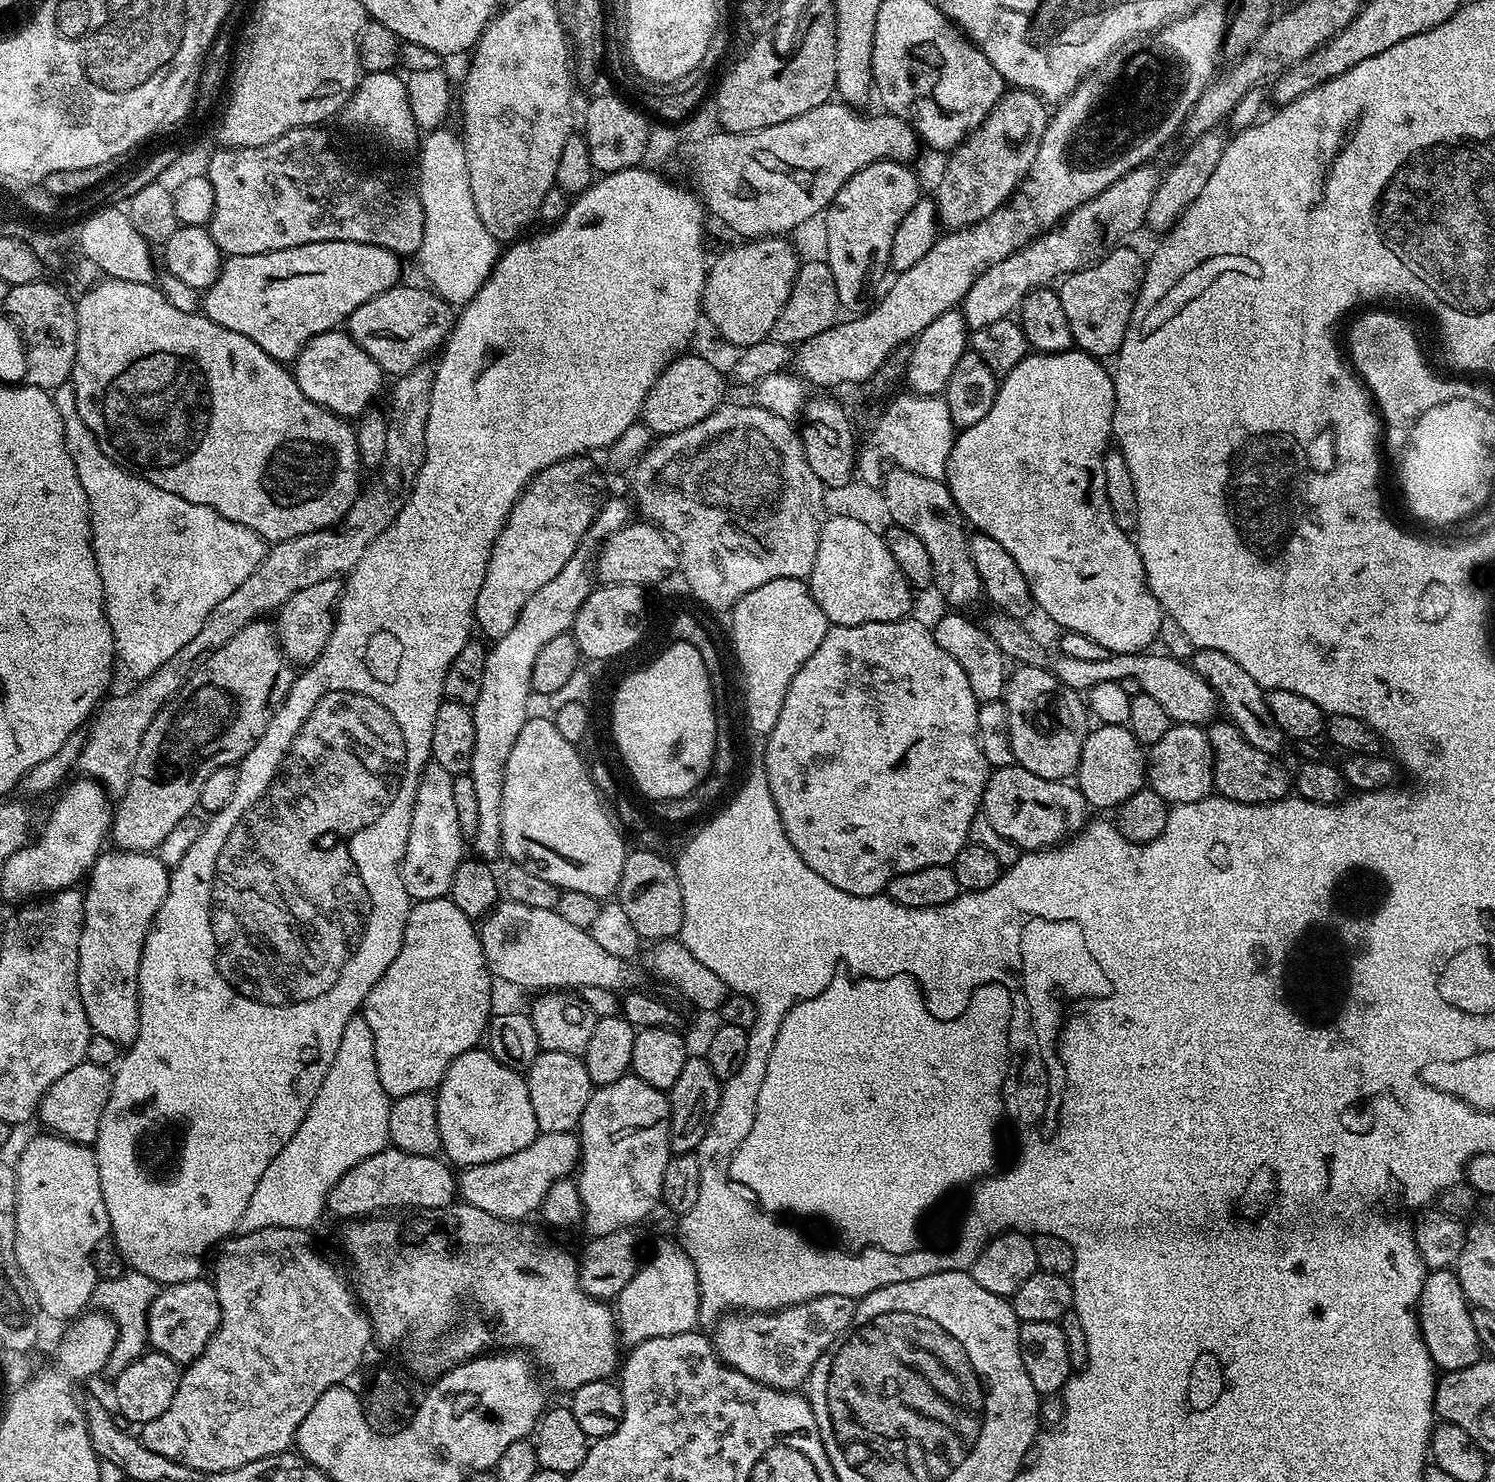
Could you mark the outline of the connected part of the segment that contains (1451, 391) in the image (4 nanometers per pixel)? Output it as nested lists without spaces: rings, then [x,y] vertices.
[[[1380,306],[1373,308],[1376,309],[1362,313],[1348,328],[1350,364],[1382,417],[1382,436],[1387,451],[1389,448],[1393,454],[1399,454],[1404,451],[1410,430],[1426,410],[1434,410],[1434,406],[1442,406],[1442,402],[1459,396],[1475,397],[1477,392],[1474,385],[1464,381],[1467,379],[1451,380],[1448,376],[1439,376],[1428,365],[1424,348],[1416,337],[1416,328],[1406,317],[1396,312],[1383,312]]]

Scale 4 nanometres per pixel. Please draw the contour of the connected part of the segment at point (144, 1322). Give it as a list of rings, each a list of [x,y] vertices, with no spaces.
[[[126,1270],[121,1276],[115,1276],[109,1280],[101,1279],[96,1285],[91,1303],[95,1305],[101,1313],[108,1312],[107,1319],[116,1323],[116,1340],[111,1341],[112,1357],[108,1359],[106,1365],[109,1373],[115,1374],[120,1369],[130,1366],[130,1362],[143,1356],[148,1343],[148,1311],[154,1302],[158,1285],[146,1274]]]

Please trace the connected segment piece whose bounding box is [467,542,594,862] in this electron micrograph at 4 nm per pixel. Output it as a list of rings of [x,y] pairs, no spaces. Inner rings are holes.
[[[588,542],[580,543],[570,562],[566,562],[566,566],[562,566],[562,570],[558,570],[556,577],[550,578],[546,586],[540,587],[526,602],[526,606],[522,606],[522,614],[518,614],[518,622],[514,622],[512,629],[503,638],[495,641],[492,648],[487,649],[482,694],[478,694],[476,703],[471,705],[474,718],[474,754],[467,770],[478,797],[478,830],[470,837],[470,844],[476,847],[475,855],[485,862],[495,861],[495,856],[502,852],[504,771],[510,758],[510,750],[514,750],[514,742],[518,742],[522,726],[530,719],[528,699],[533,699],[534,696],[534,658],[538,658],[538,650],[542,650],[542,646],[546,646],[550,638],[563,636],[571,629],[582,602],[586,602],[594,587],[594,576],[590,571],[593,560],[594,548]]]

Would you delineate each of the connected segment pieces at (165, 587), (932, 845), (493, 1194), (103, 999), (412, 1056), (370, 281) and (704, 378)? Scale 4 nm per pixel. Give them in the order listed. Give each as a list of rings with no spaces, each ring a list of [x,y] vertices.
[[[71,383],[55,388],[51,393],[51,398],[64,427],[66,450],[74,462],[74,470],[78,470],[78,482],[82,482],[82,490],[86,490],[88,515],[92,521],[92,549],[96,555],[98,574],[102,578],[102,586],[104,587],[104,613],[110,622],[110,630],[114,634],[116,658],[121,665],[124,663],[124,668],[130,675],[136,676],[137,681],[142,681],[154,674],[154,670],[158,670],[158,666],[162,666],[162,662],[174,658],[174,654],[178,654],[178,650],[182,650],[182,646],[186,646],[186,642],[190,642],[190,638],[194,638],[194,634],[198,634],[198,630],[202,630],[202,622],[206,622],[210,610],[214,610],[214,606],[218,606],[218,602],[224,601],[228,595],[234,594],[234,590],[238,590],[238,586],[242,586],[242,582],[246,582],[246,578],[250,578],[250,574],[254,574],[254,570],[258,570],[258,566],[264,560],[266,541],[254,530],[250,530],[238,522],[230,522],[226,518],[222,518],[210,506],[198,506],[194,502],[186,502],[186,498],[178,498],[178,494],[170,494],[170,490],[158,490],[158,486],[154,486],[154,482],[146,482],[146,478],[137,476],[135,472],[128,472],[110,458],[106,458],[106,454],[102,454],[100,443],[96,441],[96,435],[86,426],[86,422],[82,422],[82,418],[78,414],[78,402]]]
[[[912,619],[829,627],[826,638],[822,638],[822,646],[818,646],[818,650],[802,662],[802,670],[794,674],[794,682],[790,682],[790,690],[786,690],[786,702],[782,702],[782,714],[778,714],[774,730],[767,734],[766,778],[780,811],[780,825],[786,838],[814,874],[822,874],[830,886],[838,886],[838,890],[846,890],[851,896],[879,896],[898,874],[910,874],[926,866],[951,865],[958,850],[968,843],[970,822],[974,822],[984,802],[990,769],[978,746],[980,704],[974,698],[974,690],[970,690],[966,670],[962,670],[962,666],[958,666],[958,662],[934,642],[934,634],[927,623],[924,625],[922,621]]]
[[[575,1131],[540,1132],[534,1142],[526,1146],[526,1150],[510,1154],[510,1158],[461,1167],[458,1172],[458,1196],[463,1203],[486,1210],[486,1214],[520,1222],[531,1212],[539,1213],[546,1190],[550,1190],[554,1182],[571,1177],[579,1163],[580,1137]]]
[[[103,851],[83,891],[84,918],[79,939],[78,986],[95,1035],[130,1046],[137,1039],[137,974],[142,946],[152,920],[164,904],[170,870],[155,853]]]
[[[451,898],[415,901],[408,909],[402,950],[398,950],[398,958],[394,958],[394,962],[390,962],[390,966],[386,966],[386,974],[382,974],[382,978],[378,978],[378,982],[365,998],[362,1009],[362,1015],[366,1018],[366,1022],[370,1022],[370,1031],[374,1033],[374,1058],[378,1062],[378,1079],[382,1081],[382,1090],[386,1090],[388,1096],[395,1098],[439,1089],[442,1078],[448,1067],[454,1062],[454,1058],[466,1054],[471,1048],[477,1047],[481,1043],[480,1039],[482,1041],[485,1039],[490,1017],[494,1012],[492,1009],[492,984],[494,985],[494,977],[488,970],[480,933],[473,917],[462,914],[462,910],[458,910],[458,906],[454,906]]]
[[[333,240],[330,242],[310,242],[302,246],[290,246],[286,250],[274,250],[266,254],[230,256],[221,263],[218,278],[203,293],[202,312],[218,326],[226,326],[226,330],[234,330],[234,334],[246,334],[246,338],[250,338],[250,342],[262,346],[262,350],[266,354],[270,354],[270,358],[281,362],[292,362],[295,361],[297,354],[304,349],[306,342],[312,336],[339,329],[347,321],[348,316],[354,314],[354,310],[358,310],[358,306],[362,306],[362,302],[370,302],[370,298],[374,298],[401,283],[400,264],[402,264],[401,257],[382,246],[370,246],[362,242],[334,242]]]
[[[681,354],[671,364],[667,364],[663,374],[648,391],[642,422],[657,437],[686,430],[694,426],[694,422],[702,422],[702,418],[706,418],[725,403],[723,374],[706,357],[688,355]]]

